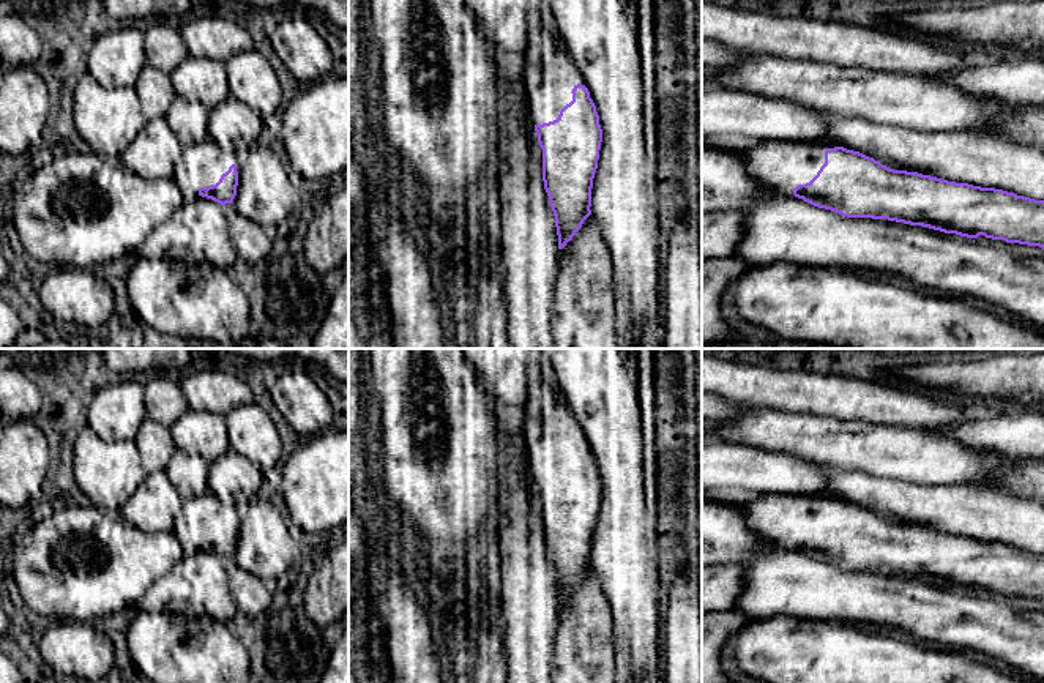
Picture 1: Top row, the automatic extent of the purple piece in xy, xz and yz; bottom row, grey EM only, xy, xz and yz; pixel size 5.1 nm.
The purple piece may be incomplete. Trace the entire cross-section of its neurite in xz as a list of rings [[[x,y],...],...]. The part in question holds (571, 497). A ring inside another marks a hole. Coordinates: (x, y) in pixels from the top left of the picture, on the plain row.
[[[541,349],[530,350],[541,364],[543,377],[539,383],[531,385],[527,407],[517,416],[517,423],[525,440],[533,446],[530,473],[538,487],[544,543],[555,569],[558,603],[561,603],[591,568],[591,541],[598,522],[602,483],[585,432],[557,386],[550,363],[541,355]]]

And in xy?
[[[210,491],[183,500],[180,513],[180,546],[183,555],[200,551],[211,552],[222,560],[237,549],[241,506],[226,505]]]

